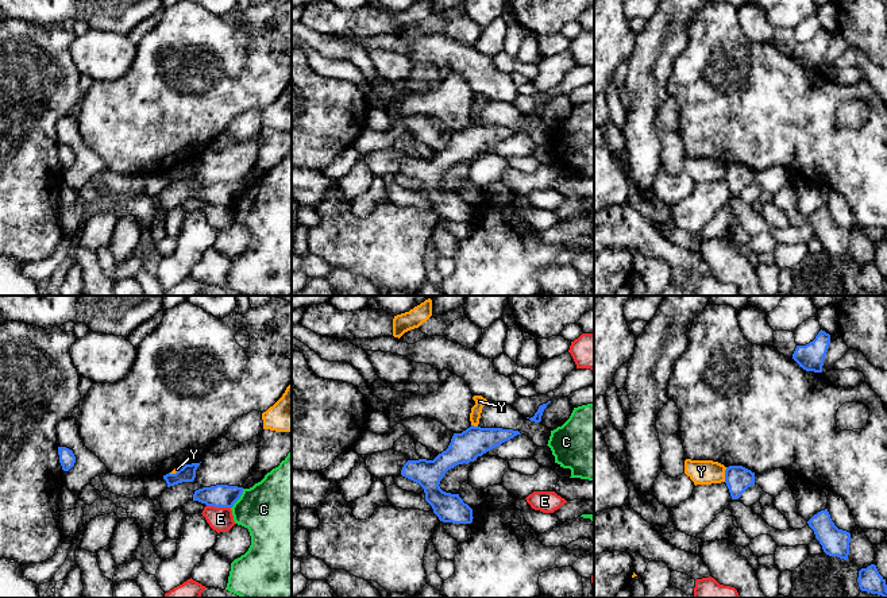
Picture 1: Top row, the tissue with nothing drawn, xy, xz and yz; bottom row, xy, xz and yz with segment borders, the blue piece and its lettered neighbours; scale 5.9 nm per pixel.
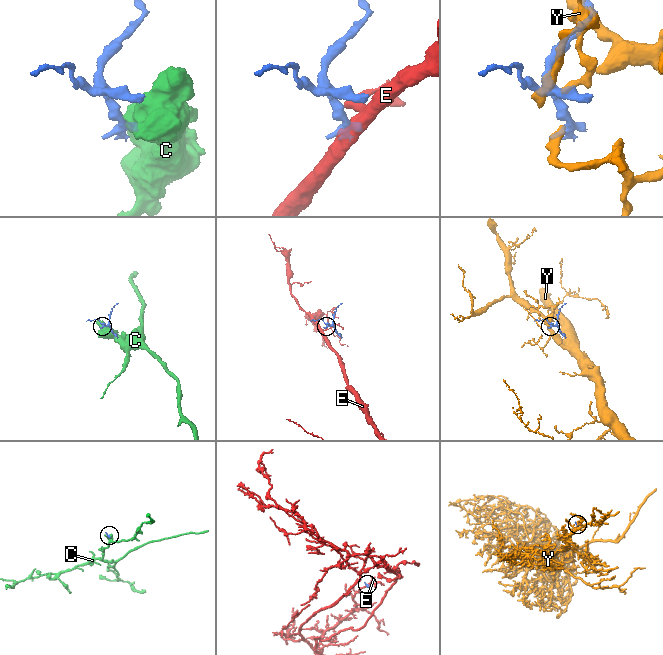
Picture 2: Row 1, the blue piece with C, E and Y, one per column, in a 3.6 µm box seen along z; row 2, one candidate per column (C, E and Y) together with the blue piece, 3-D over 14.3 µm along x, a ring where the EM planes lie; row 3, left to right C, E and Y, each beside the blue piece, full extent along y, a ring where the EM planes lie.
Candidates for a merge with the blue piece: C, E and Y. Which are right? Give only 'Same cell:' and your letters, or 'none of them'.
Same cell: none of them

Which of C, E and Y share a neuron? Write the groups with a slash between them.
C / E / Y

